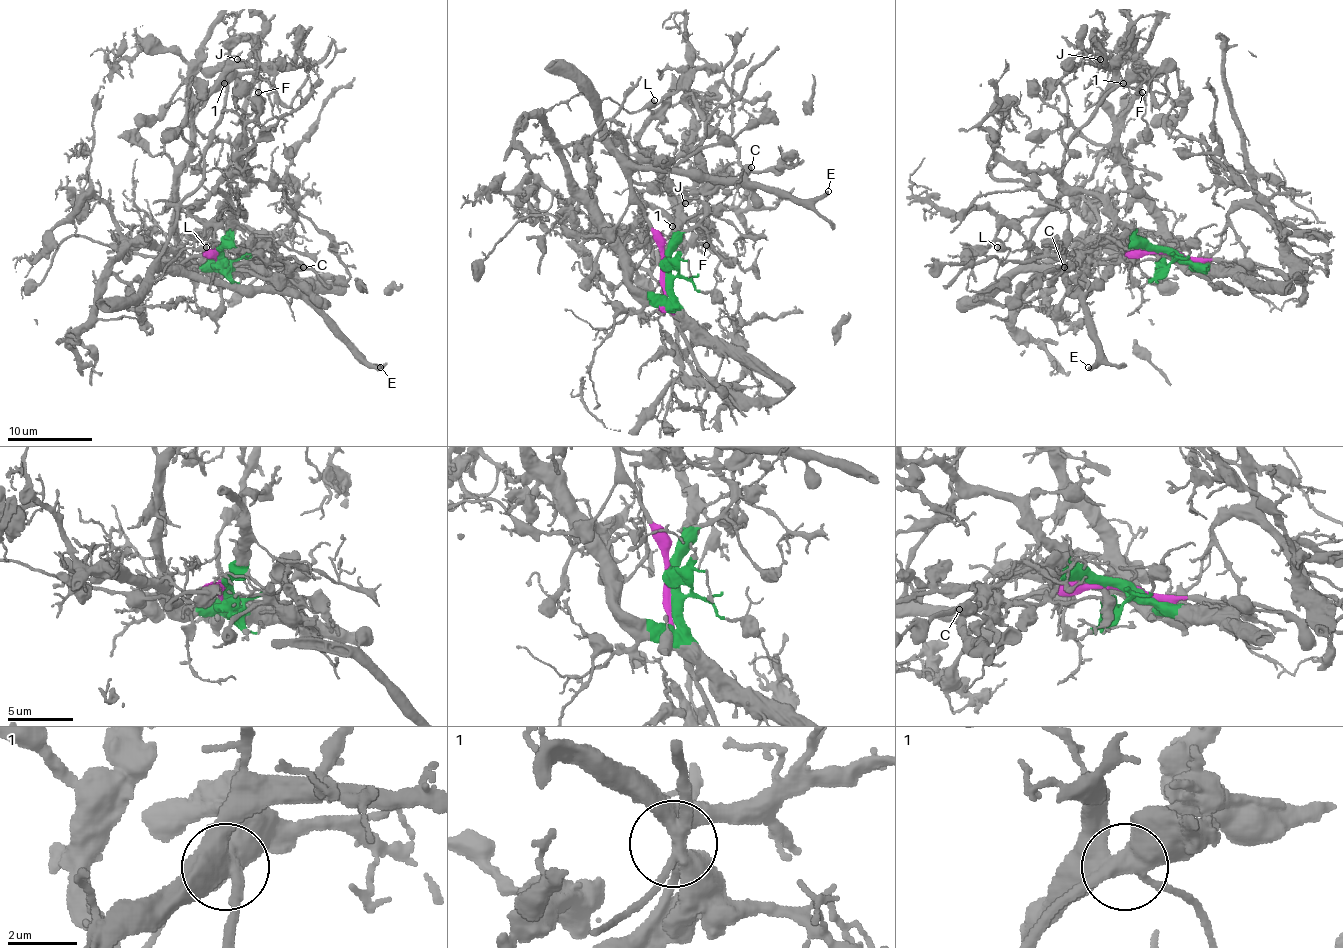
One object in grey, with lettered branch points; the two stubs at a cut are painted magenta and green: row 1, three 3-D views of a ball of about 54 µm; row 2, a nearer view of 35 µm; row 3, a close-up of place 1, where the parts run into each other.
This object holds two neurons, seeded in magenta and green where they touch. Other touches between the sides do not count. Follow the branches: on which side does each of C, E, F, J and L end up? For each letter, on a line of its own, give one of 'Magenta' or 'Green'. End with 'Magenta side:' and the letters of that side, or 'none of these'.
C: Green
E: Magenta
F: Green
J: Green
L: Magenta
Magenta side: E, L

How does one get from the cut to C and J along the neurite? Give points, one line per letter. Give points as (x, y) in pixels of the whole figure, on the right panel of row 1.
C: (1168, 253), (1132, 246), (1113, 263), (1098, 263), (1092, 270), (1077, 272), (1073, 266), (1064, 268)
J: (1168, 253), (1194, 263), (1117, 147), (1117, 121), (1100, 104), (1115, 68), (1100, 60)

